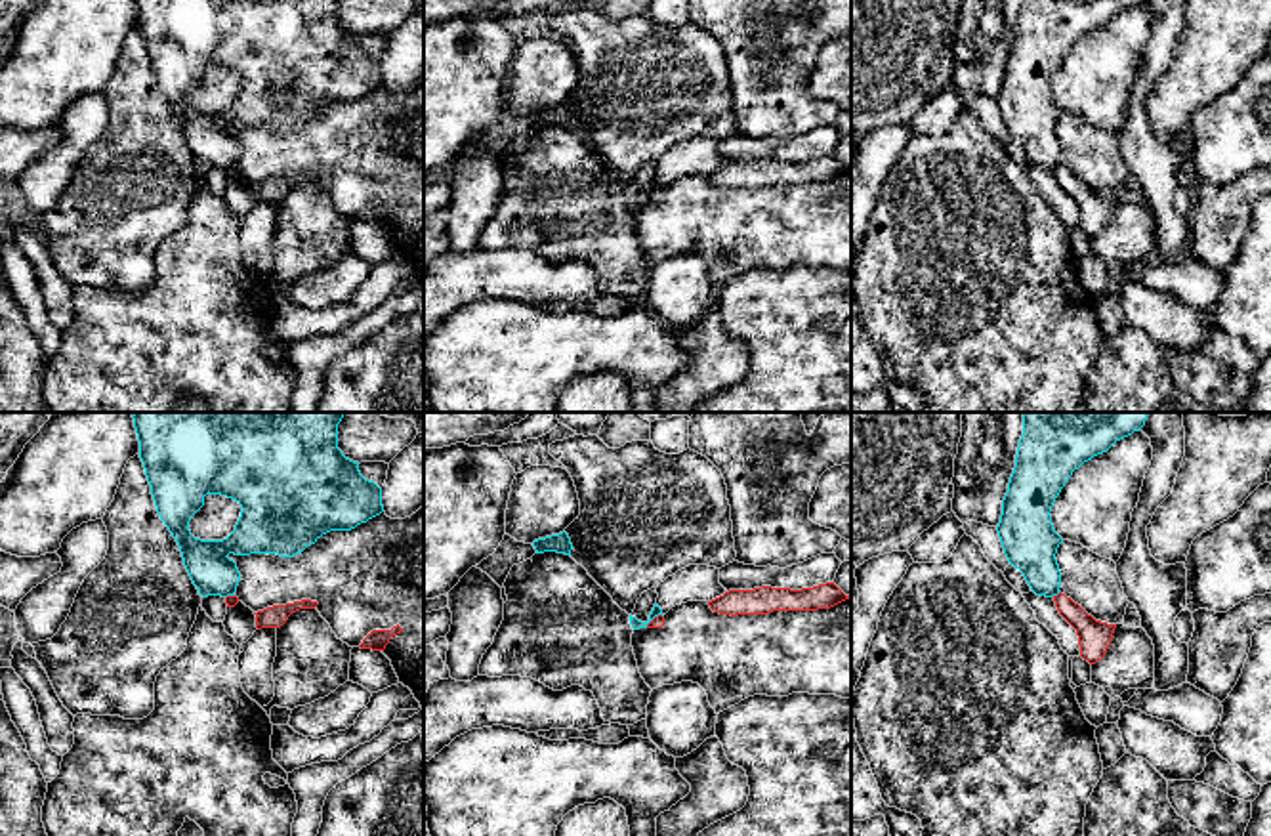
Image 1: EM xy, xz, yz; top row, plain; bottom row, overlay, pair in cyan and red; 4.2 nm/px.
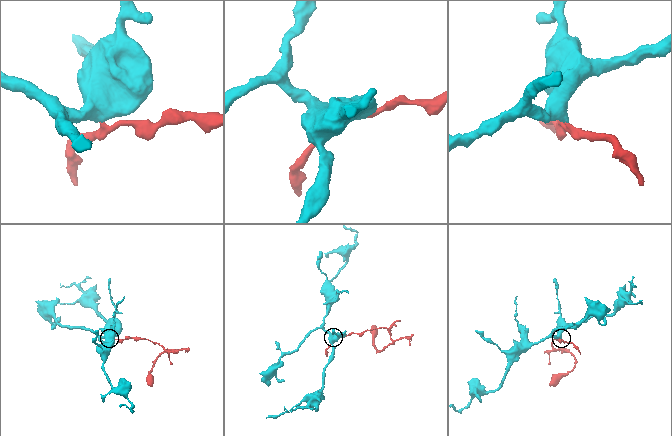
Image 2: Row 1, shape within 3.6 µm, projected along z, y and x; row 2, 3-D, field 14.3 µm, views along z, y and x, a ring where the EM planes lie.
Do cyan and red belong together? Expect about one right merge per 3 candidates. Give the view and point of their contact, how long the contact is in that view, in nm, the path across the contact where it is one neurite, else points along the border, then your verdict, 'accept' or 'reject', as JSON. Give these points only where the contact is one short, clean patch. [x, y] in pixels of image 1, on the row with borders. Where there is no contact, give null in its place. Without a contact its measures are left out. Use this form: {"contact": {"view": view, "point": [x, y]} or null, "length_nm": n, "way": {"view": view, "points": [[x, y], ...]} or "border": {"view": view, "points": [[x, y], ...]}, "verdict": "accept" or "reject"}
{"contact": {"view": "yz", "point": [1056, 594]}, "length_nm": 40, "border": {"view": "yz", "points": [[1060, 592], [1052, 596]]}, "verdict": "reject"}

